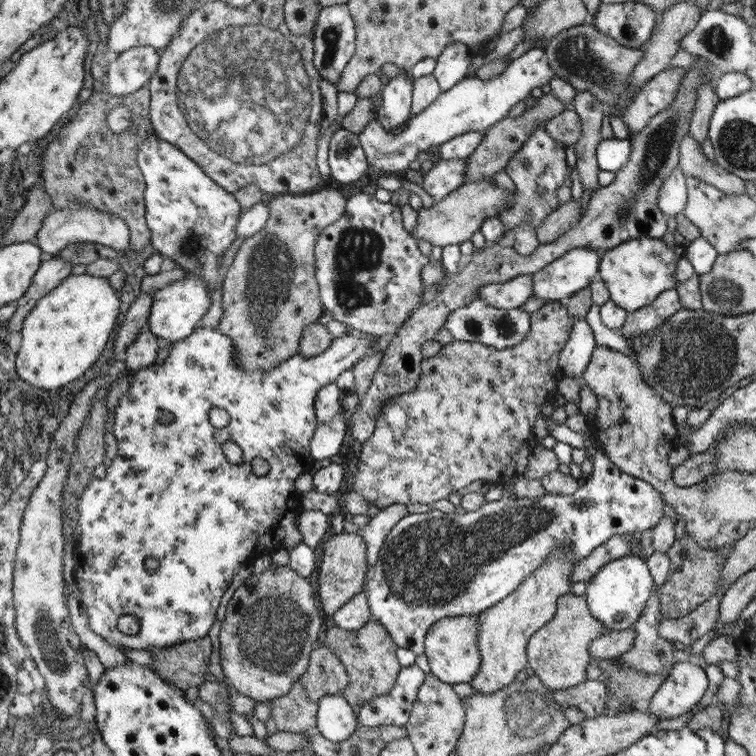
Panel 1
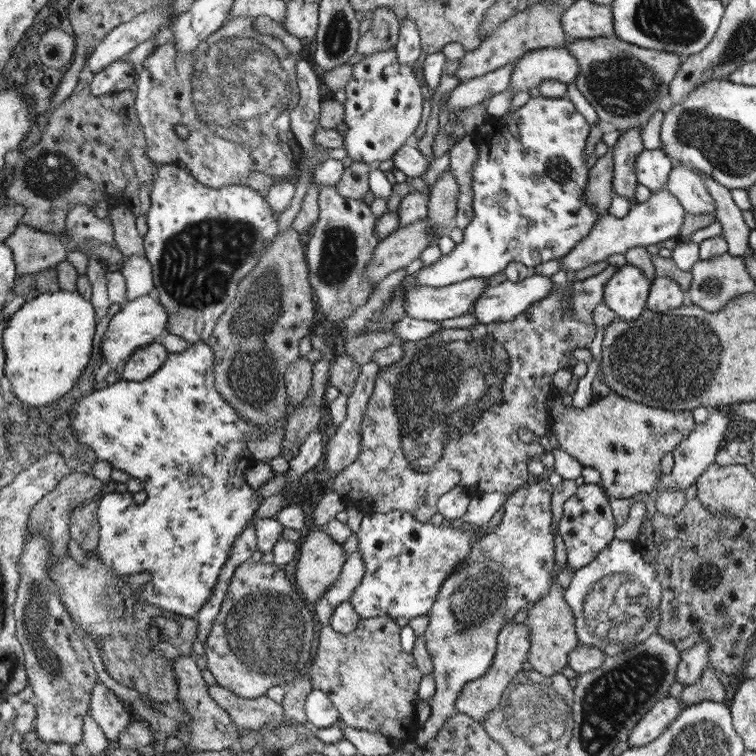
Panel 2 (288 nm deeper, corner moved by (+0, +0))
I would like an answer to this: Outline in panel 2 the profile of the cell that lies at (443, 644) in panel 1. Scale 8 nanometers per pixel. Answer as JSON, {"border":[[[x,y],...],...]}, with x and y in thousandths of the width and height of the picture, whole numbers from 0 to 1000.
{"border":[[[710,638],[700,640],[694,646],[687,646],[676,659],[665,667],[665,690],[655,698],[652,706],[634,714],[620,738],[607,746],[604,757],[597,759],[581,778],[578,796],[573,799],[573,807],[567,810],[567,823],[562,831],[562,860],[567,862],[570,878],[573,878],[573,902],[575,902],[575,918],[573,918],[573,939],[570,950],[560,958],[557,968],[549,968],[549,981],[557,987],[565,979],[570,979],[583,960],[602,944],[602,923],[607,923],[607,915],[618,902],[628,902],[631,897],[639,897],[644,886],[652,878],[655,860],[657,860],[657,841],[665,833],[665,828],[679,820],[681,810],[692,804],[694,799],[708,799],[726,783],[726,757],[731,751],[731,709],[726,701],[726,659],[731,659],[731,646],[726,638]]]}

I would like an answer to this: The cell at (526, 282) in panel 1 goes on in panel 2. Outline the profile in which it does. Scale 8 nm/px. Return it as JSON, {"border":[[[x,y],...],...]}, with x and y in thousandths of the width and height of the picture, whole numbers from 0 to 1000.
{"border":[[[623,368],[586,381],[560,378],[538,389],[538,418],[567,426],[586,426],[594,421],[615,418],[626,410],[628,399],[652,373]]]}

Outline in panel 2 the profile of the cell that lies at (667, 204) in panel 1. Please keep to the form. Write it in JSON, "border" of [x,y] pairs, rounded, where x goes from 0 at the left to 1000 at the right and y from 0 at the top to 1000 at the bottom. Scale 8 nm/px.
{"border":[[[880,249],[874,254],[864,254],[853,267],[840,270],[824,288],[813,288],[808,283],[792,286],[790,294],[784,296],[784,302],[779,304],[779,310],[771,317],[766,317],[761,331],[755,331],[755,336],[742,341],[745,357],[763,360],[774,352],[798,347],[803,339],[824,336],[827,331],[835,331],[840,325],[856,328],[856,325],[869,325],[872,320],[896,315],[898,304],[903,302],[906,288],[909,288],[906,275],[901,272],[901,267],[888,254],[882,254]]]}

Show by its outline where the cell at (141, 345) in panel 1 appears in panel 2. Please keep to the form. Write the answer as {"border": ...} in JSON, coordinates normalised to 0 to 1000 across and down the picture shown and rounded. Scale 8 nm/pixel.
{"border":[[[213,452],[179,463],[179,468],[173,468],[168,476],[168,484],[163,484],[163,503],[187,505],[192,500],[200,500],[216,484],[216,479],[221,479],[221,468],[224,466]]]}

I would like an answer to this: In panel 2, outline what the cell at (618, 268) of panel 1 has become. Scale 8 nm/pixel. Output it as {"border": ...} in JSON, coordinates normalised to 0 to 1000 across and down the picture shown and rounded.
{"border":[[[816,352],[798,378],[798,399],[808,407],[808,413],[813,413],[816,423],[835,426],[856,405],[861,376],[864,370],[853,368],[843,352]]]}

